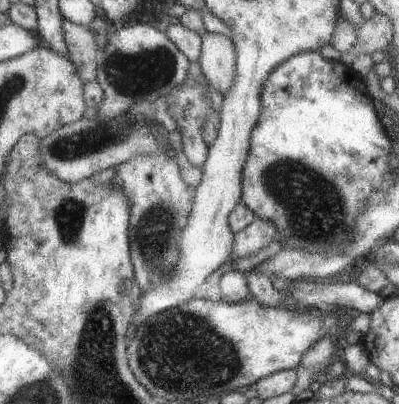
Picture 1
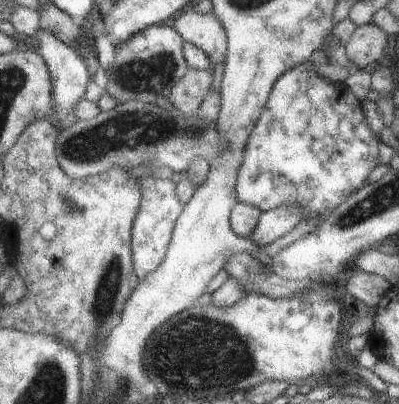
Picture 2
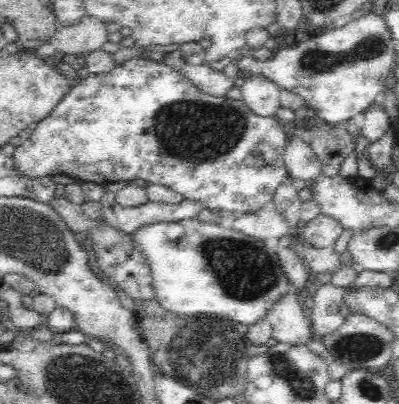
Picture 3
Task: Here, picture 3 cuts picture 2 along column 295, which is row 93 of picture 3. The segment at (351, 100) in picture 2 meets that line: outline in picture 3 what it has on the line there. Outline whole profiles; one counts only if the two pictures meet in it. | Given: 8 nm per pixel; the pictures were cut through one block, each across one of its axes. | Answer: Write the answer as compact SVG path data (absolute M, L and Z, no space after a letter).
M134 58L134 60L128 60L122 66L116 66L108 74L88 76L78 86L70 88L68 94L64 94L62 102L58 102L54 106L52 114L48 114L48 118L44 118L38 124L38 128L32 132L30 140L24 140L24 144L16 148L14 164L16 164L16 170L20 170L20 174L24 174L28 178L66 174L66 176L70 176L78 182L96 182L100 186L108 186L110 182L118 182L118 180L132 182L134 178L140 178L140 180L146 180L148 184L164 184L170 190L178 192L184 200L202 202L202 206L206 206L208 210L222 210L224 214L240 214L242 216L242 214L252 214L252 212L260 210L266 202L272 202L276 190L286 180L288 168L286 168L286 162L284 162L284 148L288 146L288 138L290 138L290 128L284 126L284 122L280 122L276 116L262 118L262 116L254 114L252 110L248 110L248 106L242 100L230 98L226 102L224 98L202 94L198 88L192 86L192 82L188 82L188 78L180 76L180 72L164 66L162 62L150 62L150 60Z

